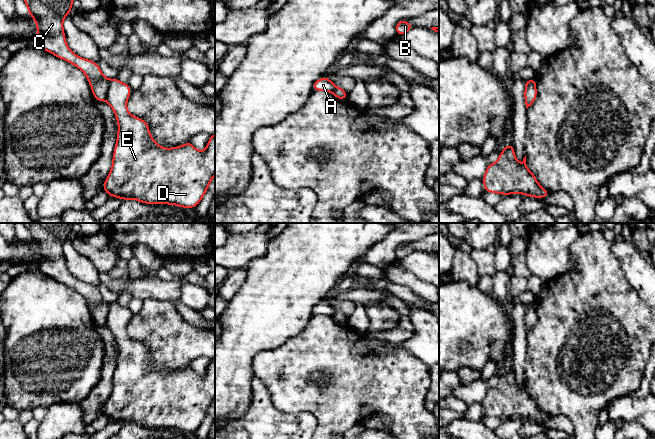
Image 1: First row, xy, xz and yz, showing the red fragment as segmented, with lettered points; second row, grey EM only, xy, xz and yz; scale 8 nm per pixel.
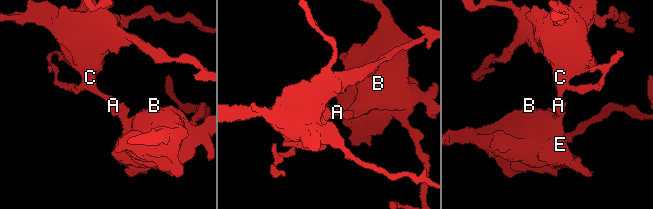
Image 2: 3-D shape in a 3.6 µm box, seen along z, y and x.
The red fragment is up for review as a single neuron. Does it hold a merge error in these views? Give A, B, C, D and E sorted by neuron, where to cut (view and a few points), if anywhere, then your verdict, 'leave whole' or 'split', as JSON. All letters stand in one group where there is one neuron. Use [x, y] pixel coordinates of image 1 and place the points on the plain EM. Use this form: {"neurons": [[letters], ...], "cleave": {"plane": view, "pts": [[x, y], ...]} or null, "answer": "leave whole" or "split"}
{"neurons": [["A", "C"], ["B", "D", "E"]], "cleave": {"plane": "xy", "pts": [[110, 304], [105, 324]]}, "answer": "split"}

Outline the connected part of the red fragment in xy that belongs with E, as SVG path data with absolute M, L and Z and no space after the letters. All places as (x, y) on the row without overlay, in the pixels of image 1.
M117 301L110 304L106 326L111 330L118 347L117 364L112 382L112 392L105 403L102 413L110 420L121 424L138 424L145 428L168 428L182 432L195 432L203 423L209 408L215 400L215 357L210 359L203 376L198 375L189 364L187 367L172 372L162 372L149 356L149 348L127 334L127 324L131 319L127 307L120 306Z

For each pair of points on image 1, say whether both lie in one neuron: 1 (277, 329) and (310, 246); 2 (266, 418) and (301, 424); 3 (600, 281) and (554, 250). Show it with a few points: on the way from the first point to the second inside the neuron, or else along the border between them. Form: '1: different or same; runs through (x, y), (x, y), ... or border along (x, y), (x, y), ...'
1: same; runs through (277, 308), (277, 297), (281, 288), (301, 267)
2: same; runs through (275, 425), (292, 425)
3: different; border along (577, 263), (575, 269), (555, 276)

